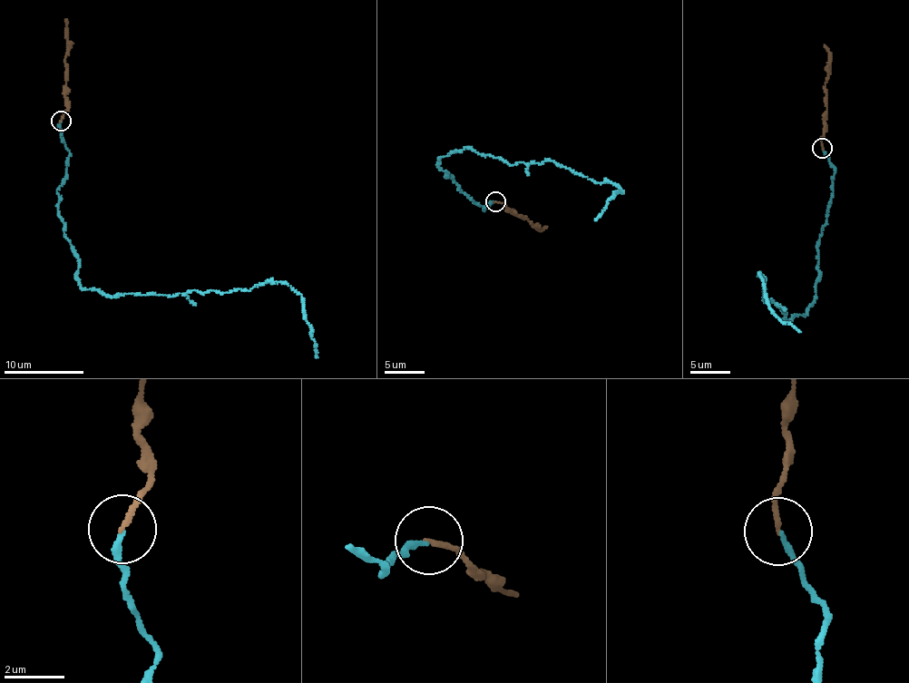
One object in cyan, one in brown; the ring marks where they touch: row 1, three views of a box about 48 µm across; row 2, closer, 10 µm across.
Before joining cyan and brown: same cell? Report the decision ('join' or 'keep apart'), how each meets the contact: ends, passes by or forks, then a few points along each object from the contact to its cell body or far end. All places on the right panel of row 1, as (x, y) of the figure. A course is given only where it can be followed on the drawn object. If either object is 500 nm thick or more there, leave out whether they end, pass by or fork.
join; cyan ends there; brown ends there; cyan runs (822, 148), (834, 179), (816, 297), (783, 321), (757, 273), (768, 308), (801, 332); brown runs (822, 148), (825, 82), (828, 76), (828, 48), (824, 44)

